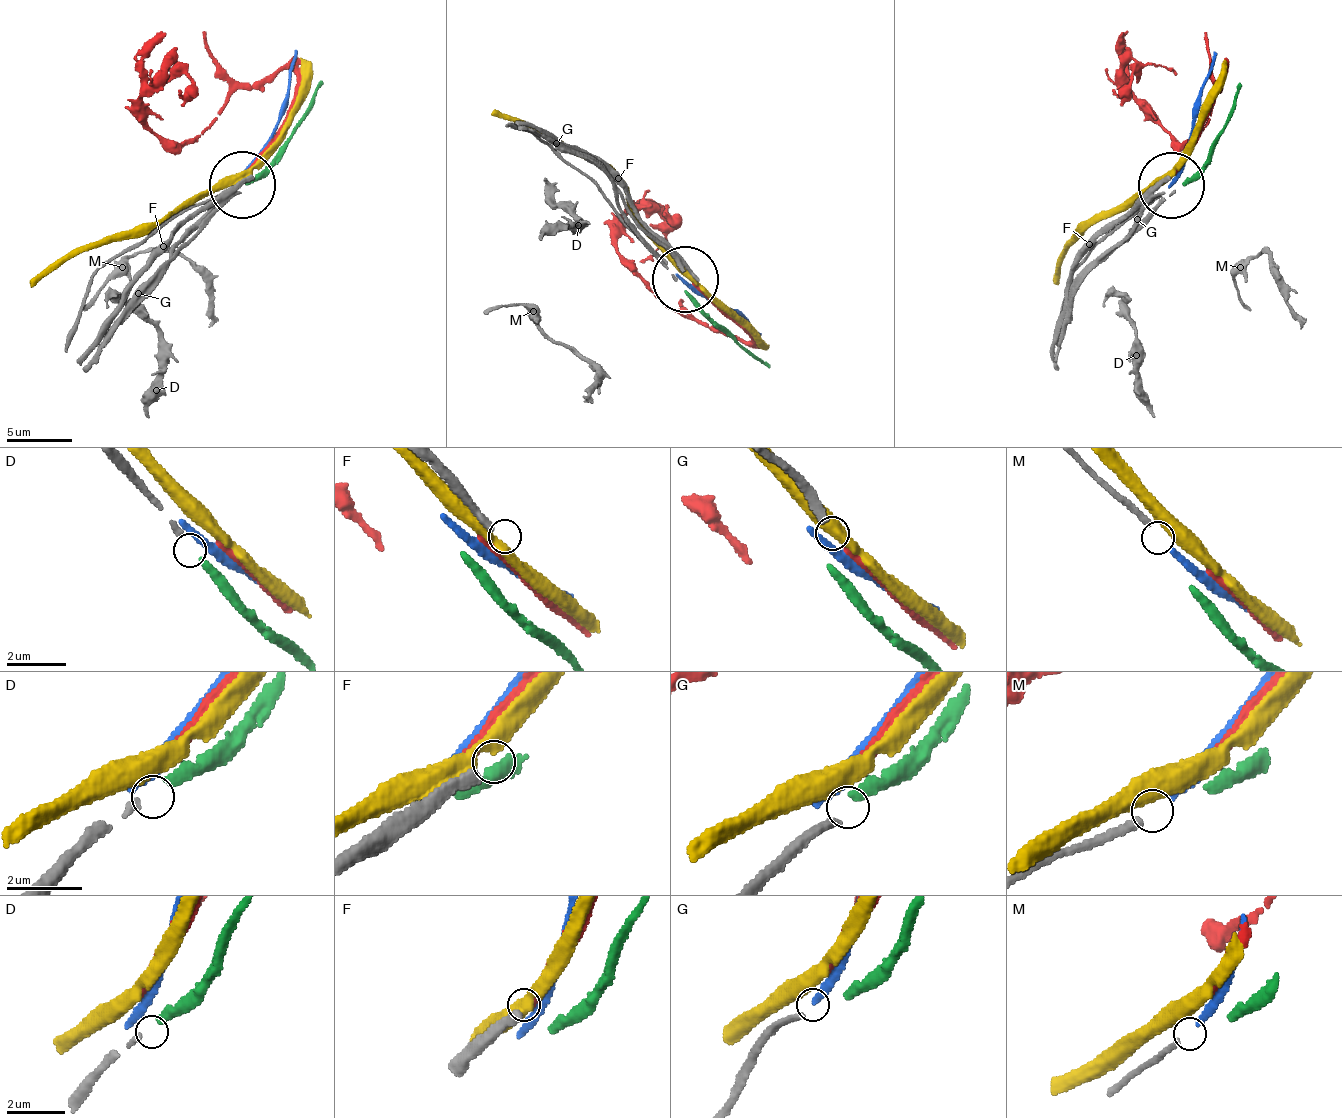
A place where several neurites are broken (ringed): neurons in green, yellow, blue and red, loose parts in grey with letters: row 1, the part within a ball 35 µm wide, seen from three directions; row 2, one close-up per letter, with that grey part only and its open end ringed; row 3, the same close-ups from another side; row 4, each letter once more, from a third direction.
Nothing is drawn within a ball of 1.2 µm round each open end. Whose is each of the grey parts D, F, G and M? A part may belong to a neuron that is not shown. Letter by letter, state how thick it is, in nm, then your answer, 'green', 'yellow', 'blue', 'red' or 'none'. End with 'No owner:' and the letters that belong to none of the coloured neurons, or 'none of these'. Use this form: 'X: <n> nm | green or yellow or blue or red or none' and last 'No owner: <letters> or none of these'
D: 170 nm | green
F: 280 nm | none
G: 240 nm | none
M: 190 nm | blue
No owner: F, G

